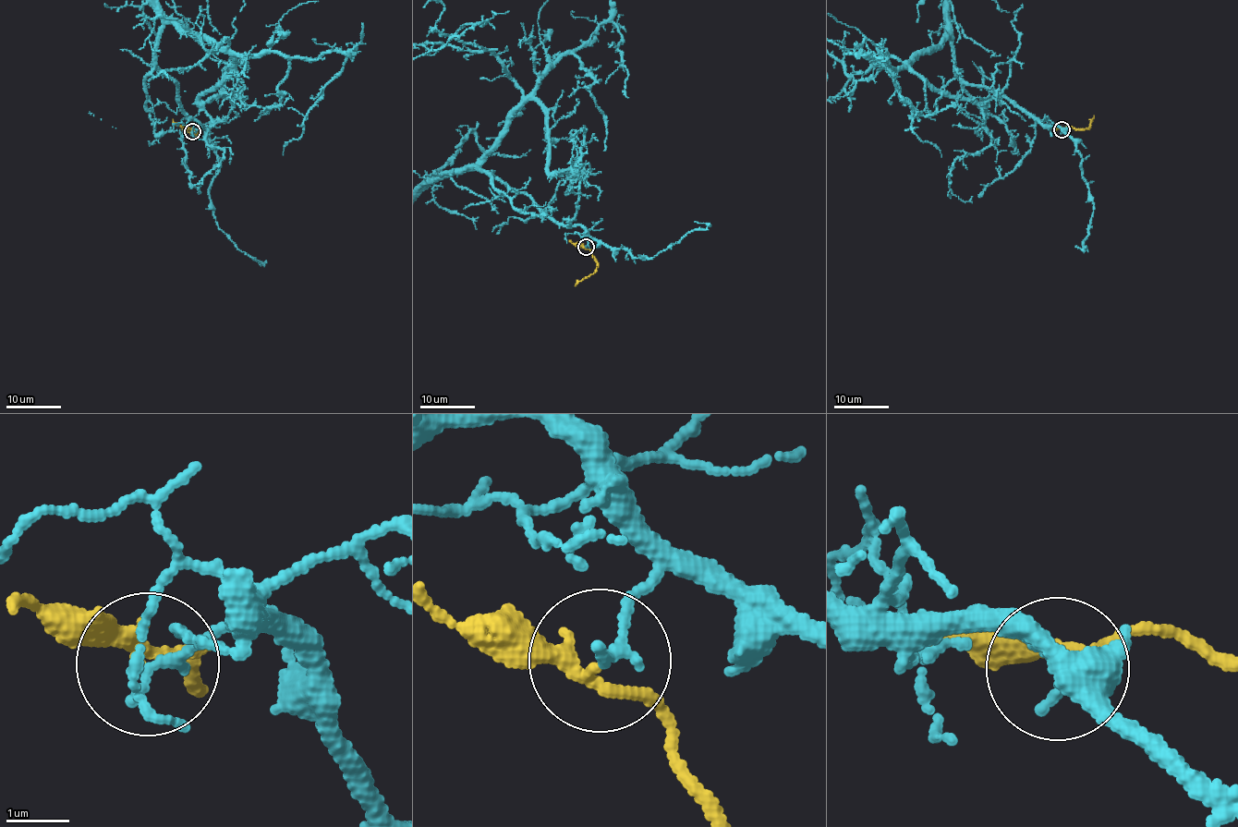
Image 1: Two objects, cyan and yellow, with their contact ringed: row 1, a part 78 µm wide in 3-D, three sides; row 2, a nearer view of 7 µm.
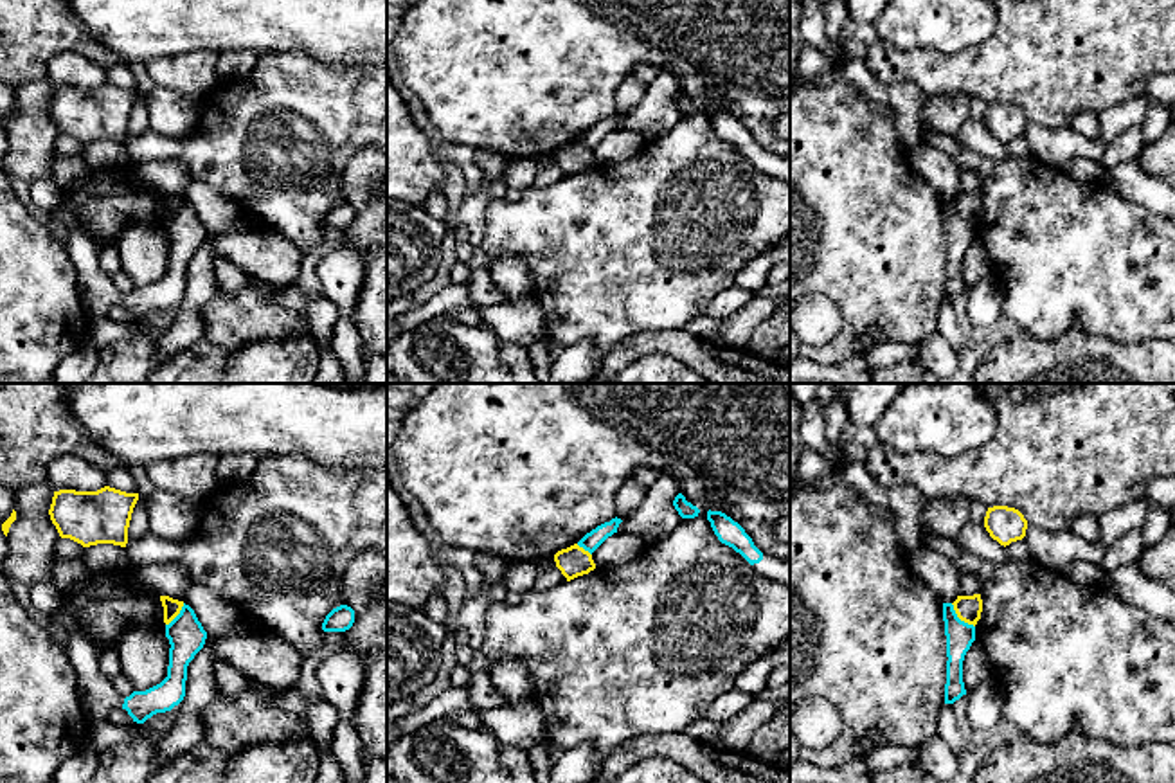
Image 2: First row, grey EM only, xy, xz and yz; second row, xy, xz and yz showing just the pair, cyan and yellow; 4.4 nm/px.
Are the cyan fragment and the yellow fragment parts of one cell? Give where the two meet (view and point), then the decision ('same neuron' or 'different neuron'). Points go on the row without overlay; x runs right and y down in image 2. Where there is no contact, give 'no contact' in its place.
meets cyan in yz at (958, 215); different neuron

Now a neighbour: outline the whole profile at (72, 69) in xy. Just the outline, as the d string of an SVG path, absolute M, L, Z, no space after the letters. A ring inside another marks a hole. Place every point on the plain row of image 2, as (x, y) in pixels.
M67 52L52 58L47 76L54 88L97 88L106 83L106 70L79 52Z

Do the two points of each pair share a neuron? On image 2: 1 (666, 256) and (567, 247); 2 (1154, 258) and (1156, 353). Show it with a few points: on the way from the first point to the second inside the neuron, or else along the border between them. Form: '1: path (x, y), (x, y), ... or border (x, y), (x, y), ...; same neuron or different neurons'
1: path (641, 247), (592, 247); same neuron
2: border (1156, 339), (1141, 342), (1112, 341); different neurons

